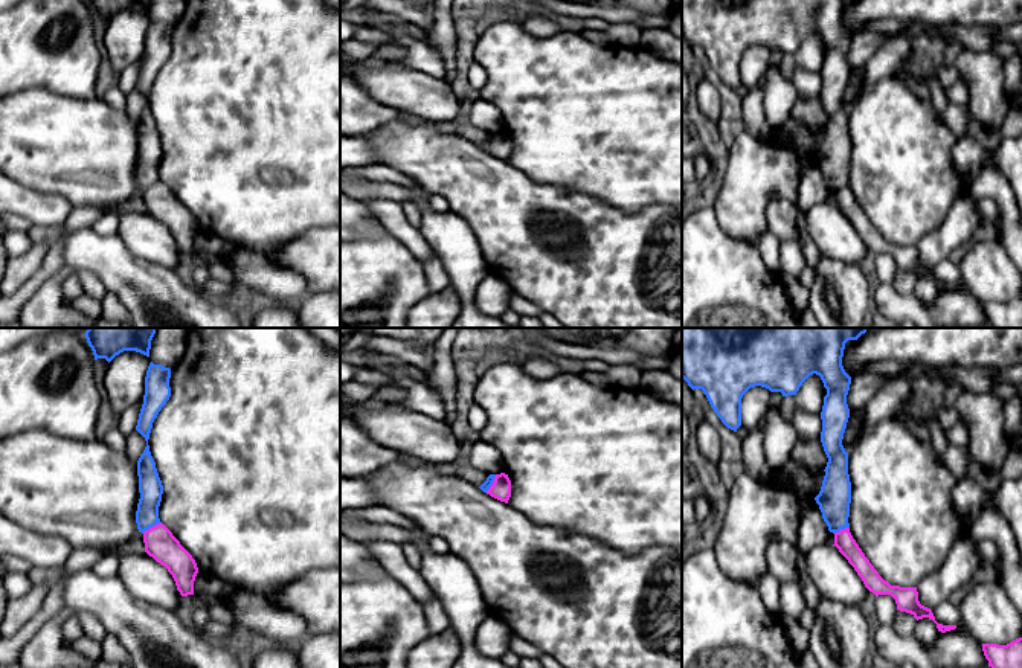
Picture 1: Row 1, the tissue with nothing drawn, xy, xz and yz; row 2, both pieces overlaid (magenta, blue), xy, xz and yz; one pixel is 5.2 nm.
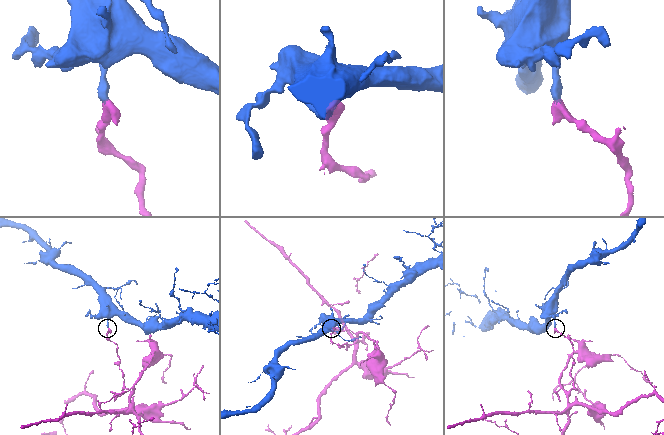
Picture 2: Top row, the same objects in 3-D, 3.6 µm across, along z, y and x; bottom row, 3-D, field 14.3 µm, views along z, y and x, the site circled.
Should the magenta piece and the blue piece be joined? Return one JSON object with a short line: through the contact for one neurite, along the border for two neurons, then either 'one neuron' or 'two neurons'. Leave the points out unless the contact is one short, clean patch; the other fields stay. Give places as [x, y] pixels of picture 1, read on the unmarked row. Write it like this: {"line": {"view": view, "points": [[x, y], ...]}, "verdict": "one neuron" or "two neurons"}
{"line": {"view": "xy", "points": [[160, 180], [142, 191]]}, "verdict": "two neurons"}

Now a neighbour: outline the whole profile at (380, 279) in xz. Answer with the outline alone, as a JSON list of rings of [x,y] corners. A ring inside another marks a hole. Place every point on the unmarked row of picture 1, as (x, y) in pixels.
[[[387,230],[380,236],[340,239],[340,328],[407,328],[407,313],[430,296],[423,264]]]

